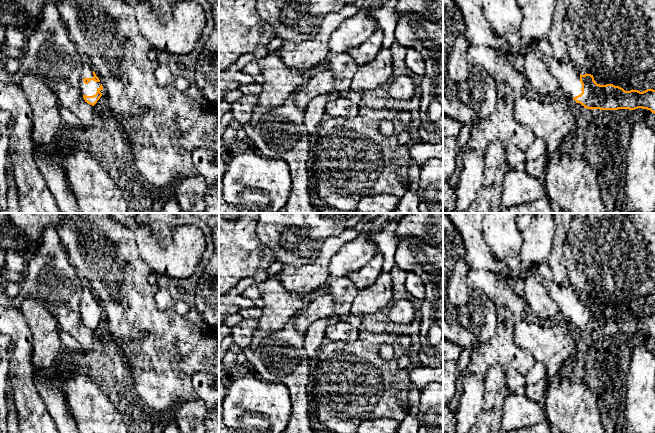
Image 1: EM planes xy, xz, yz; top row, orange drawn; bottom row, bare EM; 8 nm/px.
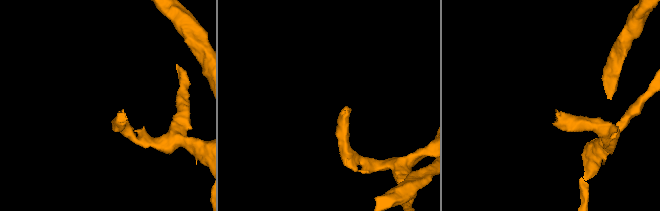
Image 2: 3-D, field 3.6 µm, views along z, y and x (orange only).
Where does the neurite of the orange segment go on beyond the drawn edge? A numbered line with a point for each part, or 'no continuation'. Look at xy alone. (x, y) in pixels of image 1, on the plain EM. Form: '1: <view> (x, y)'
1: xy (90, 313)

